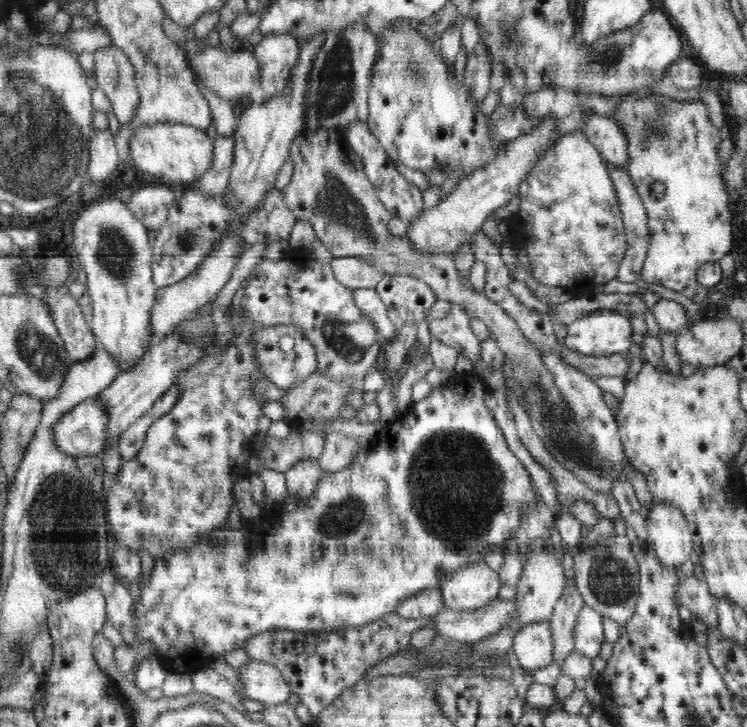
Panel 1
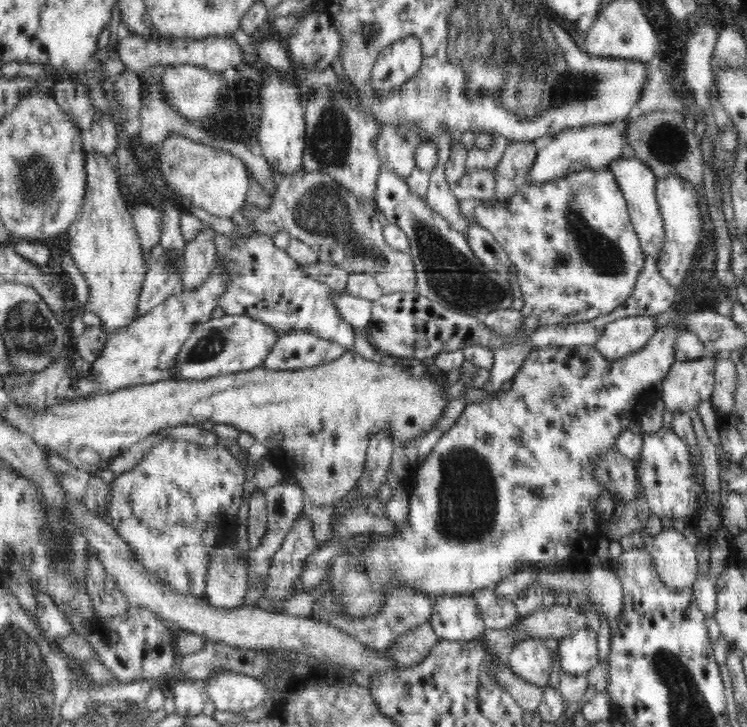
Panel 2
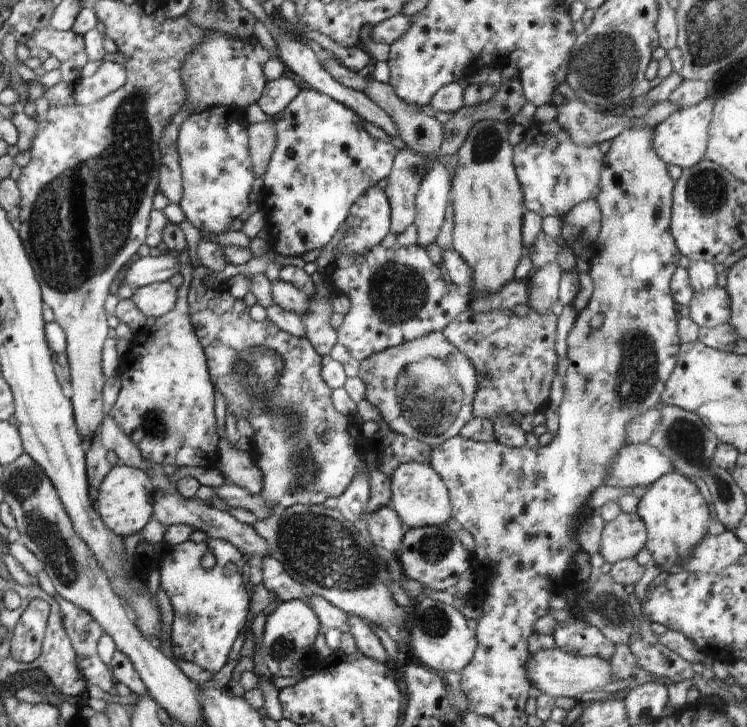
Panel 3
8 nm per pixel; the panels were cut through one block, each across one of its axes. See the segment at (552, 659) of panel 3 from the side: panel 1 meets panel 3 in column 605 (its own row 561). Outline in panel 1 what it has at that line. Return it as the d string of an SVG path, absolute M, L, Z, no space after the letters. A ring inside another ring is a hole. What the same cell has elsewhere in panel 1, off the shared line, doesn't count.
M653 500L646 526L654 553L662 565L678 569L690 561L693 551L691 532L680 510Z

